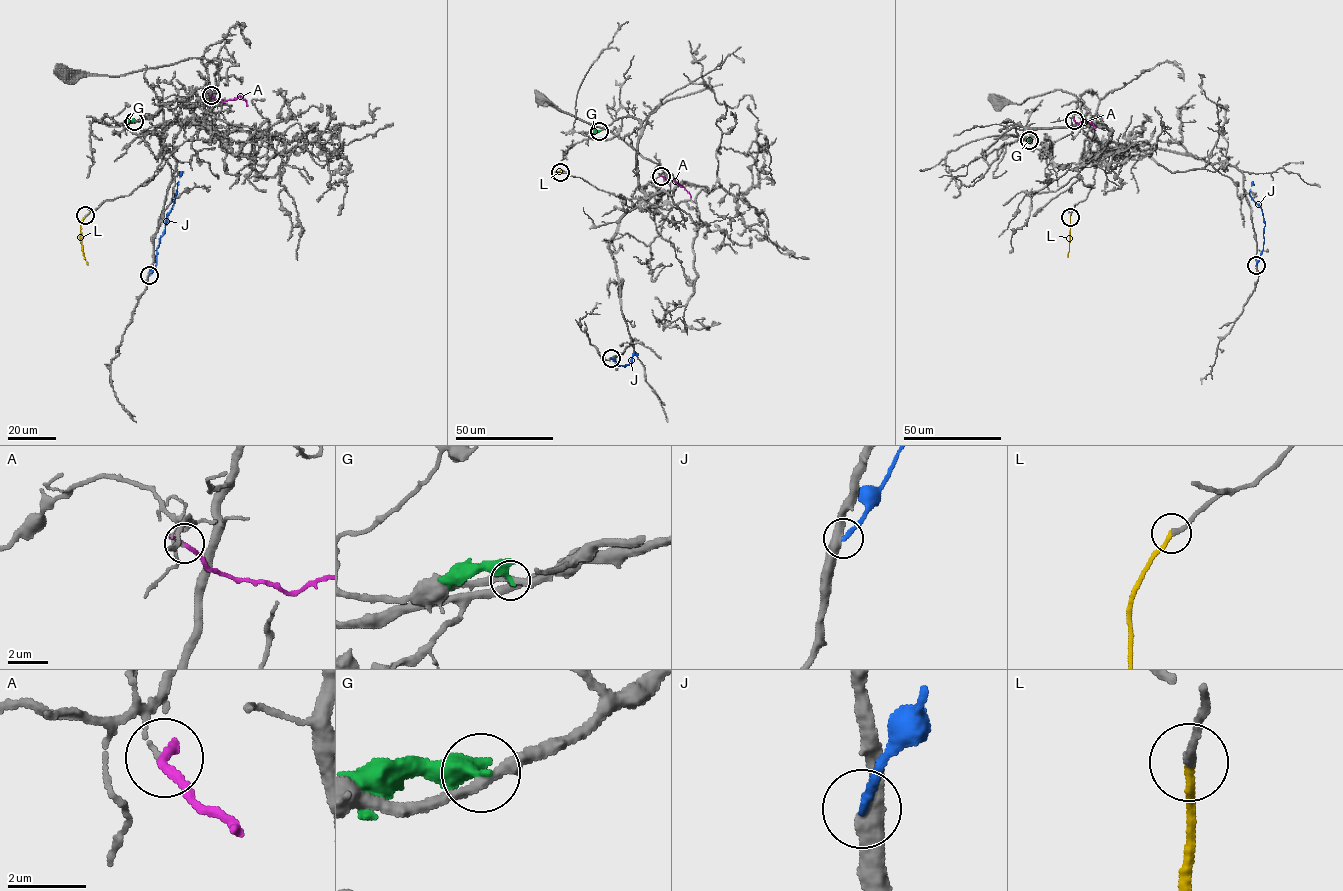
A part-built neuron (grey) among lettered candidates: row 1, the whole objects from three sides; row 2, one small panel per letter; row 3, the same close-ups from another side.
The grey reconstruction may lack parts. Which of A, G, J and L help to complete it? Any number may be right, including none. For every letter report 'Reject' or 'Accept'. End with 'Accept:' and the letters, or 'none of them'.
A: Reject
G: Reject
J: Reject
L: Accept
Accept: L

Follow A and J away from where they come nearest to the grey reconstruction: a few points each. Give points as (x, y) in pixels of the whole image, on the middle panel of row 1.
A: (661, 176), (682, 185), (691, 197)
J: (611, 358), (618, 365), (624, 367), (631, 363), (634, 352), (638, 355)

